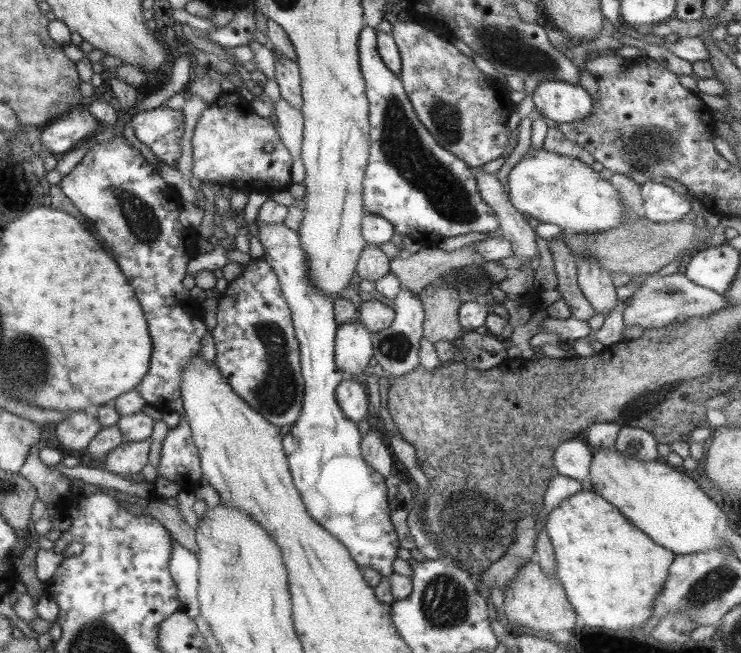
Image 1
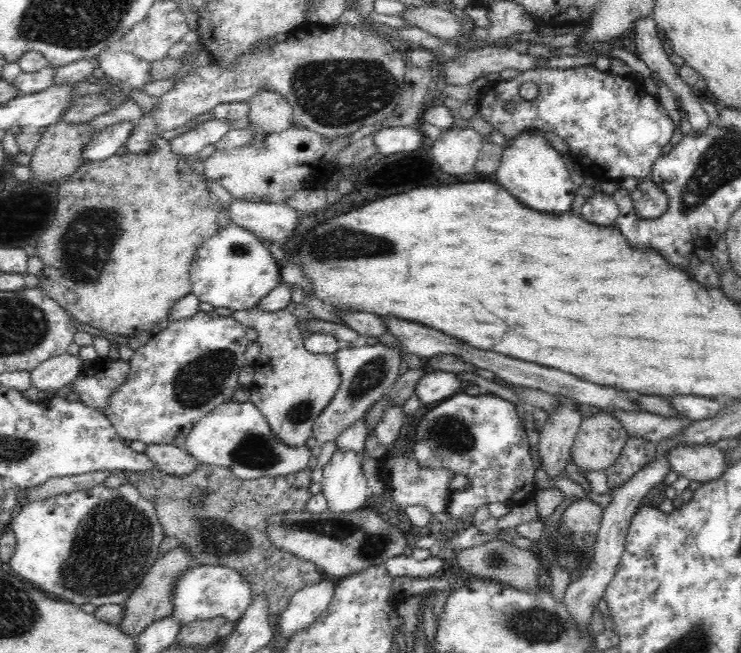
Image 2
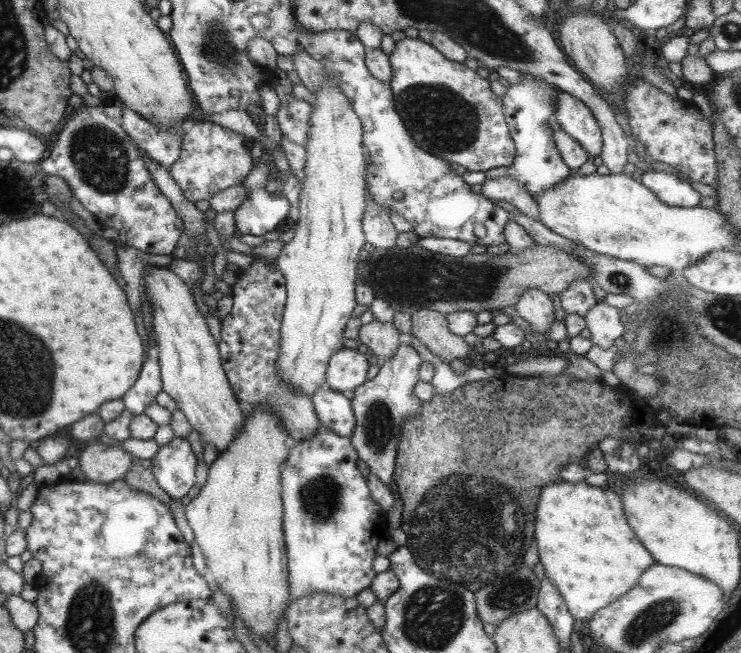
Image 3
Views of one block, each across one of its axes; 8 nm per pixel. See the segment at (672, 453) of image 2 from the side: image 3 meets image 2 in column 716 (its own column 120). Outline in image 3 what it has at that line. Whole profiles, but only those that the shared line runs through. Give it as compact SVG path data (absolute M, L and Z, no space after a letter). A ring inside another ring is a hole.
M94 442L79 453L77 460L88 481L104 485L123 478L134 458L120 446Z

